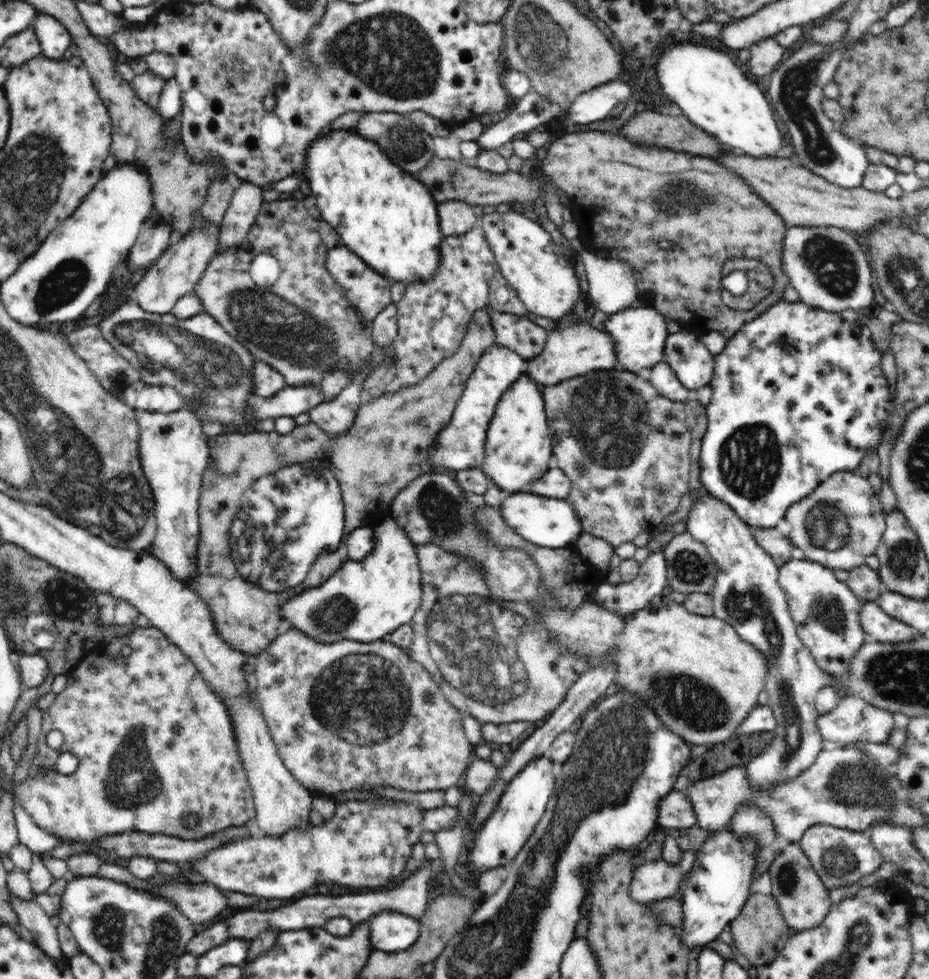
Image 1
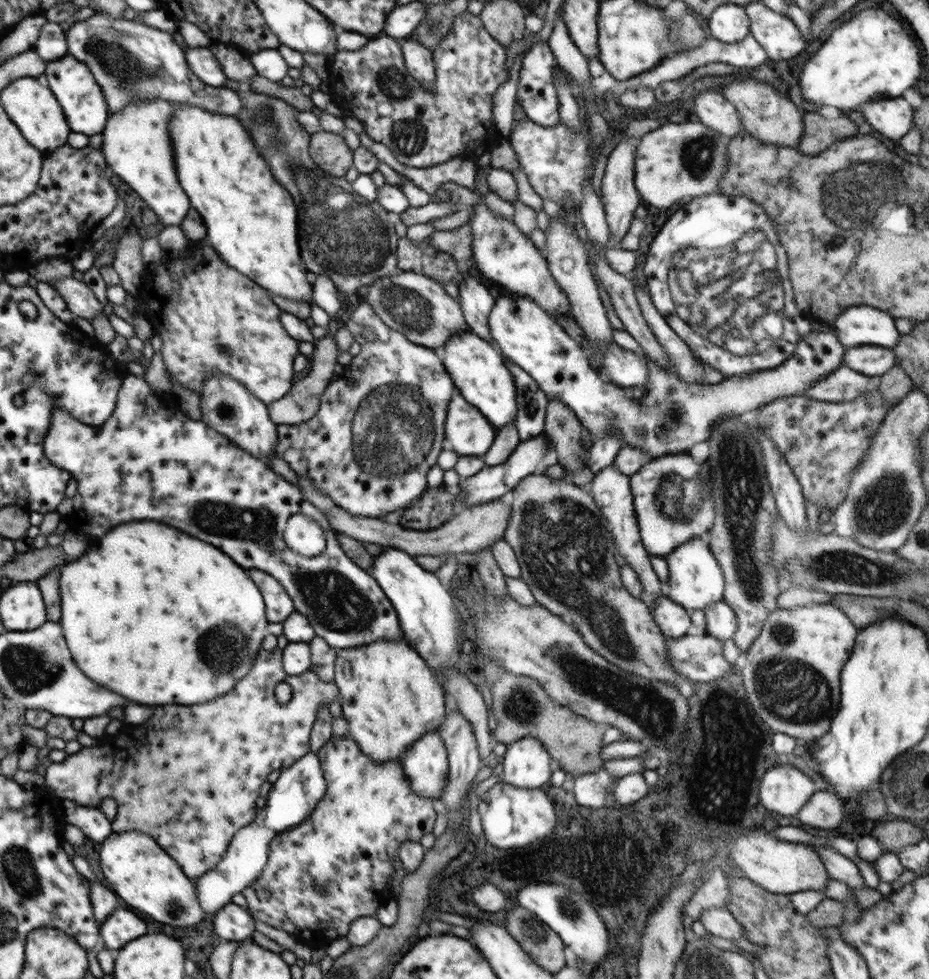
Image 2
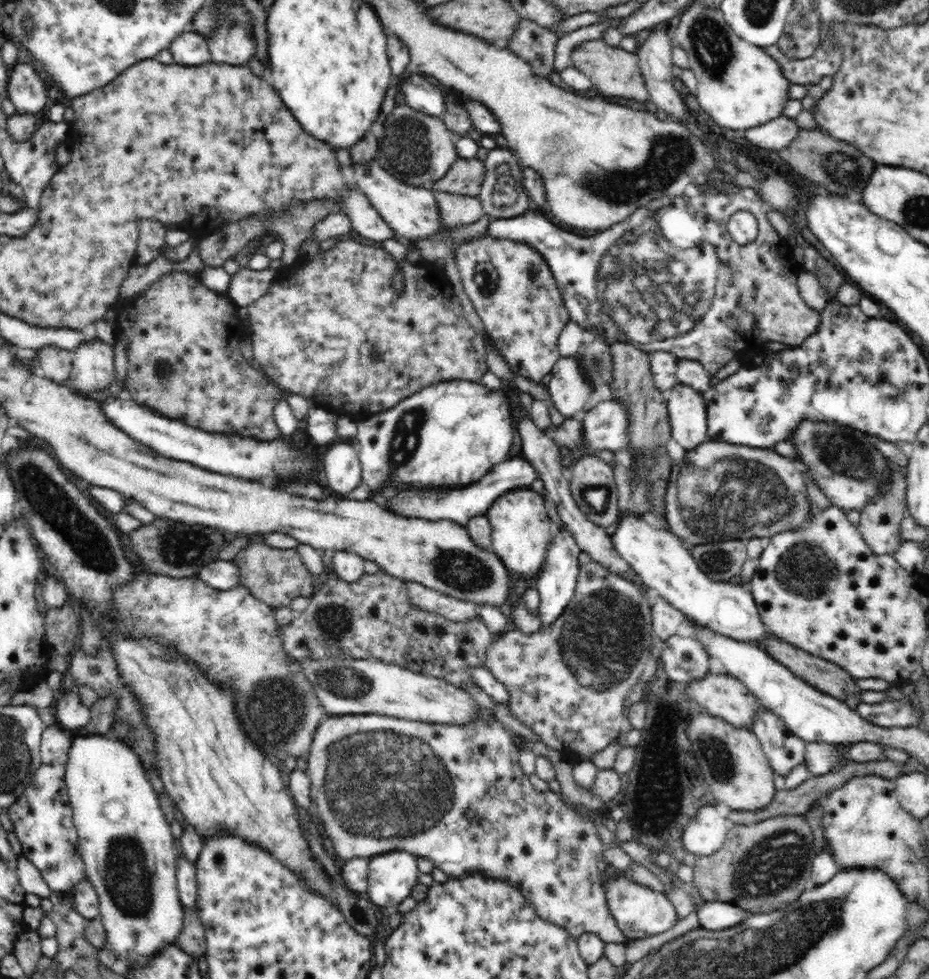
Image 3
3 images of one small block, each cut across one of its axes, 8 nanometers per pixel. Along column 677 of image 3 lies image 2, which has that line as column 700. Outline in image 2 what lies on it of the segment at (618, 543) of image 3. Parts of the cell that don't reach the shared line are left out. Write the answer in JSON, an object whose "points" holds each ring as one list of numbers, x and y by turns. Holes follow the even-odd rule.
{"points":[[692,537,690,541,676,547,665,560,668,565,668,598,686,610,702,609,714,602,723,601,725,588,722,569,714,557,711,548,700,537]]}

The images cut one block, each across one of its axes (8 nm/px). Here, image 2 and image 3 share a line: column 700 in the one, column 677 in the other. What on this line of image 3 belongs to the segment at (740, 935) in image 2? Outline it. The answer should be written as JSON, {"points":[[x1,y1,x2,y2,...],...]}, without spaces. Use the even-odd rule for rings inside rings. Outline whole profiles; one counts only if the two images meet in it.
{"points":[[625,874,606,877,603,886,608,908,626,936,626,940,663,934,678,922,678,913,668,897,658,890,652,890,649,886,632,882]]}

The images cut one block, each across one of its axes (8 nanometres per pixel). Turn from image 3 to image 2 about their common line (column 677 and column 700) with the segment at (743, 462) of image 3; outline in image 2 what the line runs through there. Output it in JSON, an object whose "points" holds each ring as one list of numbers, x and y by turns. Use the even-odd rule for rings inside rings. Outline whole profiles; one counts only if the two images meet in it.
{"points":[[688,452,658,456,629,478,639,536,649,555,665,558,692,537,700,537,710,531,715,513,714,502,709,494,708,479,708,467,694,460]]}

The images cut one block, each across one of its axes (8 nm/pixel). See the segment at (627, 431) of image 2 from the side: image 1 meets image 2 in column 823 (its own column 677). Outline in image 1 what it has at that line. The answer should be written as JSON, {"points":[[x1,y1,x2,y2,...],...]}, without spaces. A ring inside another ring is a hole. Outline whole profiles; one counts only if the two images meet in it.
{"points":[[680,330,666,337,663,360,666,361,688,389,706,386,713,375,714,355,700,341,700,334]]}

